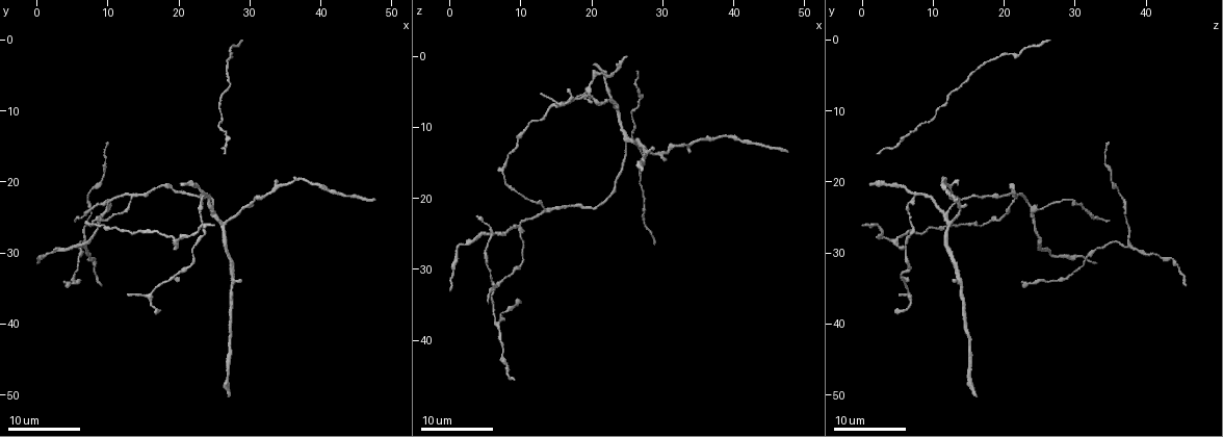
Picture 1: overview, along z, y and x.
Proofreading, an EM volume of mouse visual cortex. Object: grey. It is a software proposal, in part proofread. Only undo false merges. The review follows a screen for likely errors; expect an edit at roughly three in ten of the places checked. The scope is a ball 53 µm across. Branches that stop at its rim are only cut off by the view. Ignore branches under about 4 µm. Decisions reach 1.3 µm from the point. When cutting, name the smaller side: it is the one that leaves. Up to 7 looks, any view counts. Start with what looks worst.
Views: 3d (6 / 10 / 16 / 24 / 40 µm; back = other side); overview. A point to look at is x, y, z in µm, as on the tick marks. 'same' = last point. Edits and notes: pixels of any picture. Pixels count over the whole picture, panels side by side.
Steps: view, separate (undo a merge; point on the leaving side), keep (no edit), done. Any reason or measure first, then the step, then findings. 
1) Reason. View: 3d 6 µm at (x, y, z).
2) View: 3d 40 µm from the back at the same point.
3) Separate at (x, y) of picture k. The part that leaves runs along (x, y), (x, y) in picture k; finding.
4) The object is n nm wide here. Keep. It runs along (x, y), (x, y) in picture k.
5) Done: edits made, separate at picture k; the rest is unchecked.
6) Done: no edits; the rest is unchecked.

Three arms meet. View: 3d 6 µm at (6.5, 29.0, 38.0).

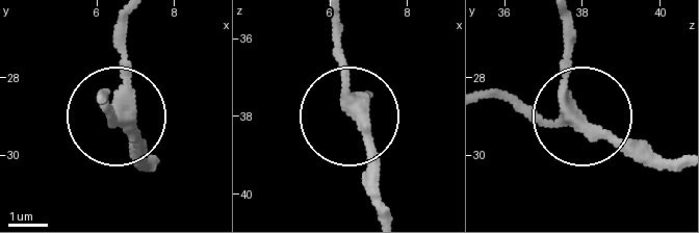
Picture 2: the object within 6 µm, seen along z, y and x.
View: 3d 6 µm from the back at (6.55, 29.05, 37.70).

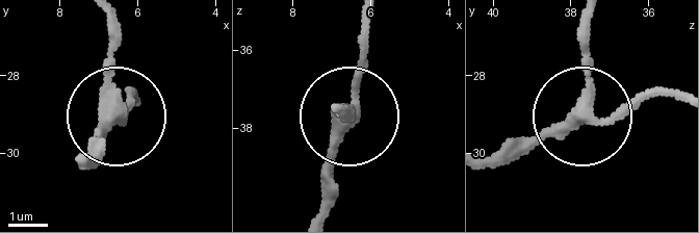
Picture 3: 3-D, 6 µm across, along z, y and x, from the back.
Keep. All the same neuron.

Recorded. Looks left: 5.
A fork. View: 3d 16 µm at (10.0, 24.0, 24.5).

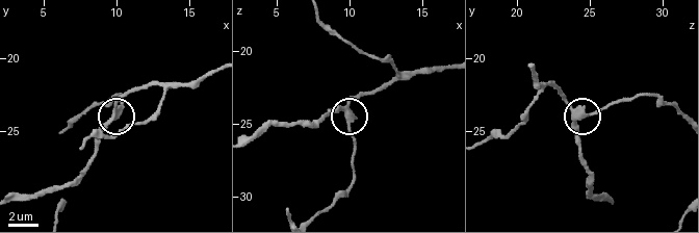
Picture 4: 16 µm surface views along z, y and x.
From behind. View: 3d 16 µm from the back at (9.8, 24.0, 24.4).

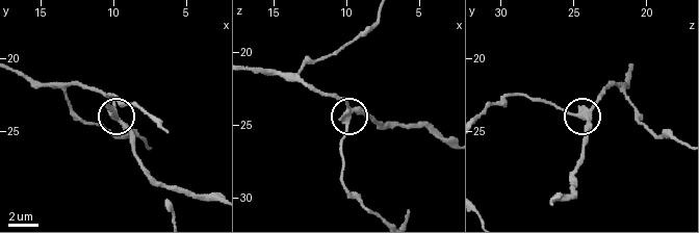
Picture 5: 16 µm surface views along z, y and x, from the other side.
Keep. It runs along (17, 70), (46, 83), (76, 83), (102, 93), (134, 146) in picture 5; continuous, no second neuron.

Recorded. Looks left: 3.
Branch point. View: 3d 10 µm at (13.0, 22.0, 21.5).

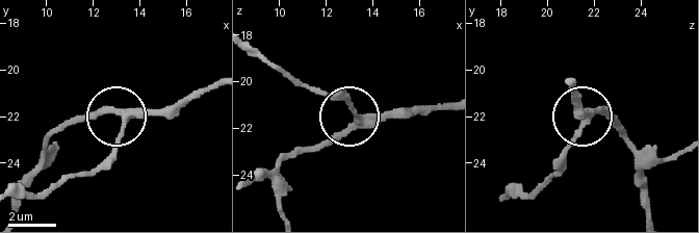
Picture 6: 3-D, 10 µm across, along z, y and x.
The object is 290 nm wide here. Keep. It runs along (446, 104), (355, 119), (340, 88) in picture 6; all the same neuron.

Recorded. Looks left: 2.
Done: no edits; the rest is unchecked.

